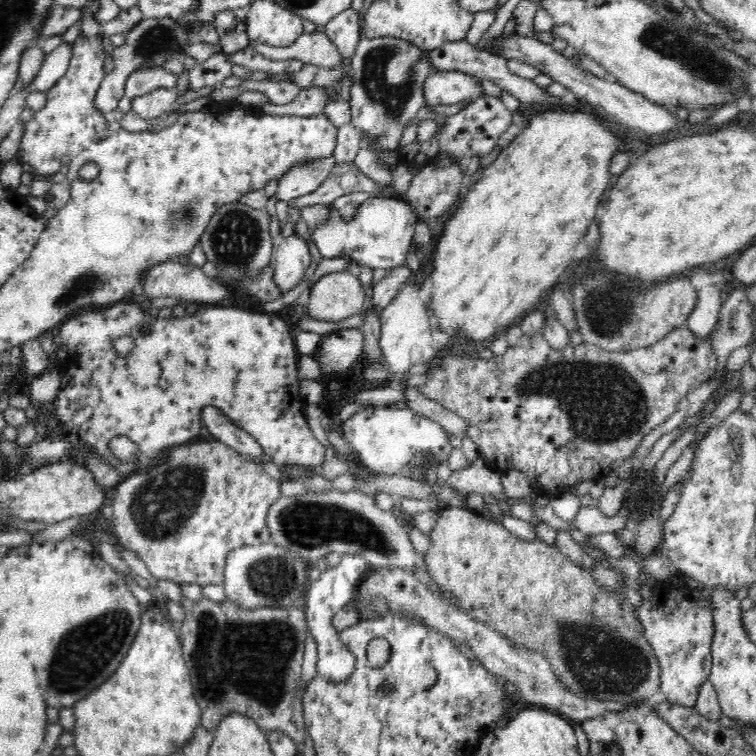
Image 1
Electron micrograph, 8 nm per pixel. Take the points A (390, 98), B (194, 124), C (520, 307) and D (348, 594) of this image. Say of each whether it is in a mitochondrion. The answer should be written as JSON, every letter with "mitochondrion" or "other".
{"A":"mitochondrion","B":"other","C":"other","D":"other"}

